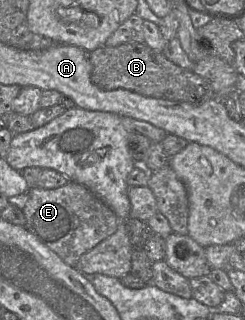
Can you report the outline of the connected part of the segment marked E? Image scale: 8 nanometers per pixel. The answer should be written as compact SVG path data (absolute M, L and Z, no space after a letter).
M69 181L62 187L32 187L23 208L26 229L64 263L76 267L80 257L116 232L120 219L103 201L82 184Z

